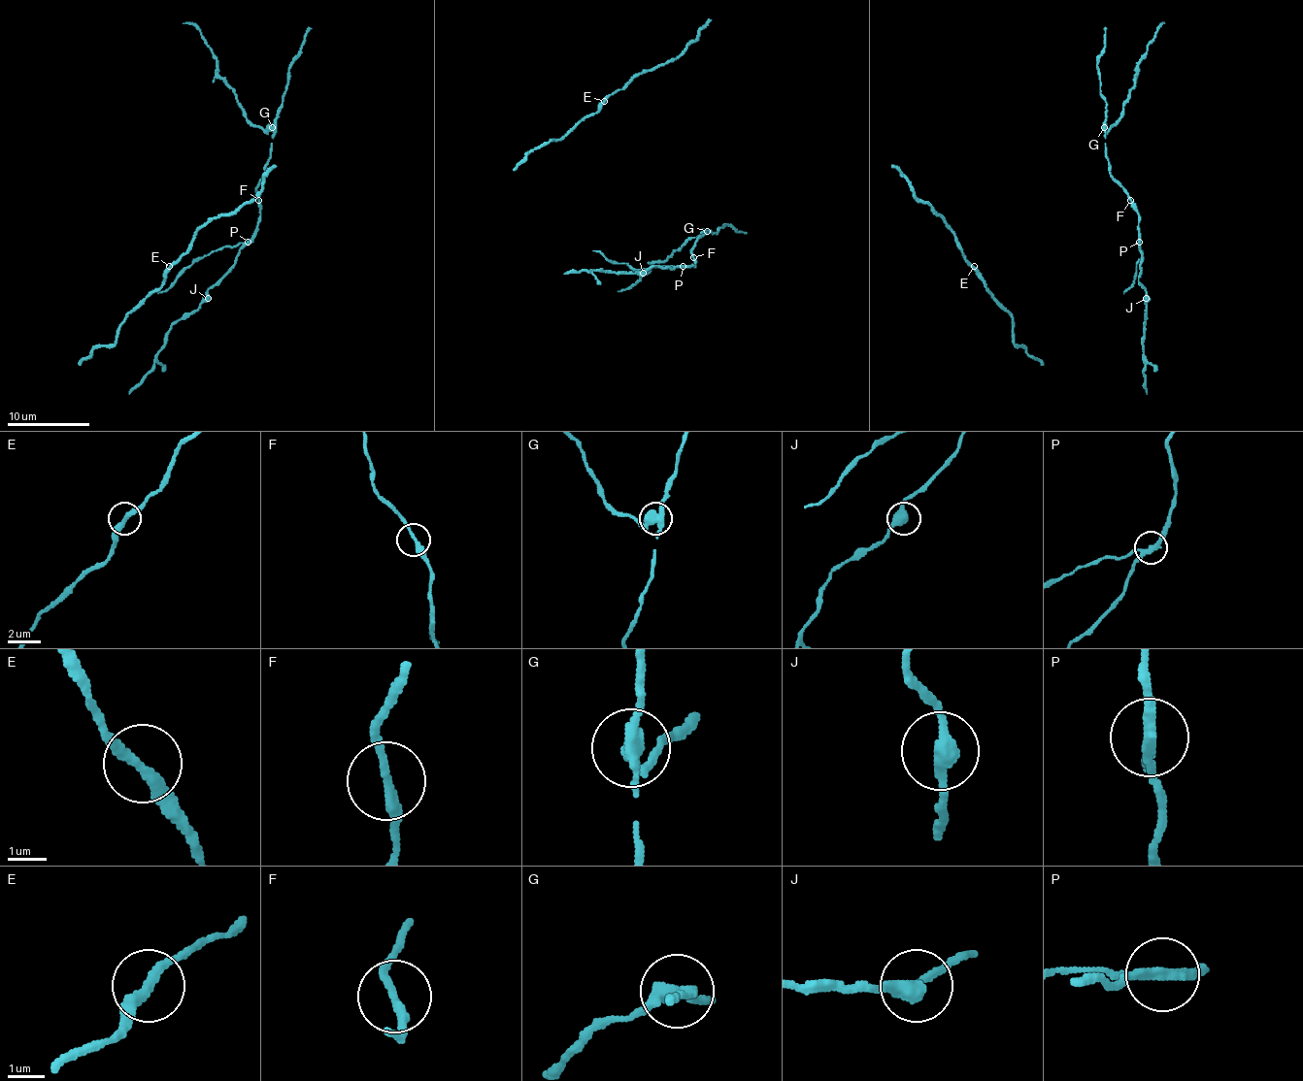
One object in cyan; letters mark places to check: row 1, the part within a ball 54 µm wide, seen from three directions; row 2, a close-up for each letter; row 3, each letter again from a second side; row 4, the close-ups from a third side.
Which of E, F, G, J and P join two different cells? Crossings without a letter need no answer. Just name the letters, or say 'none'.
G, P

